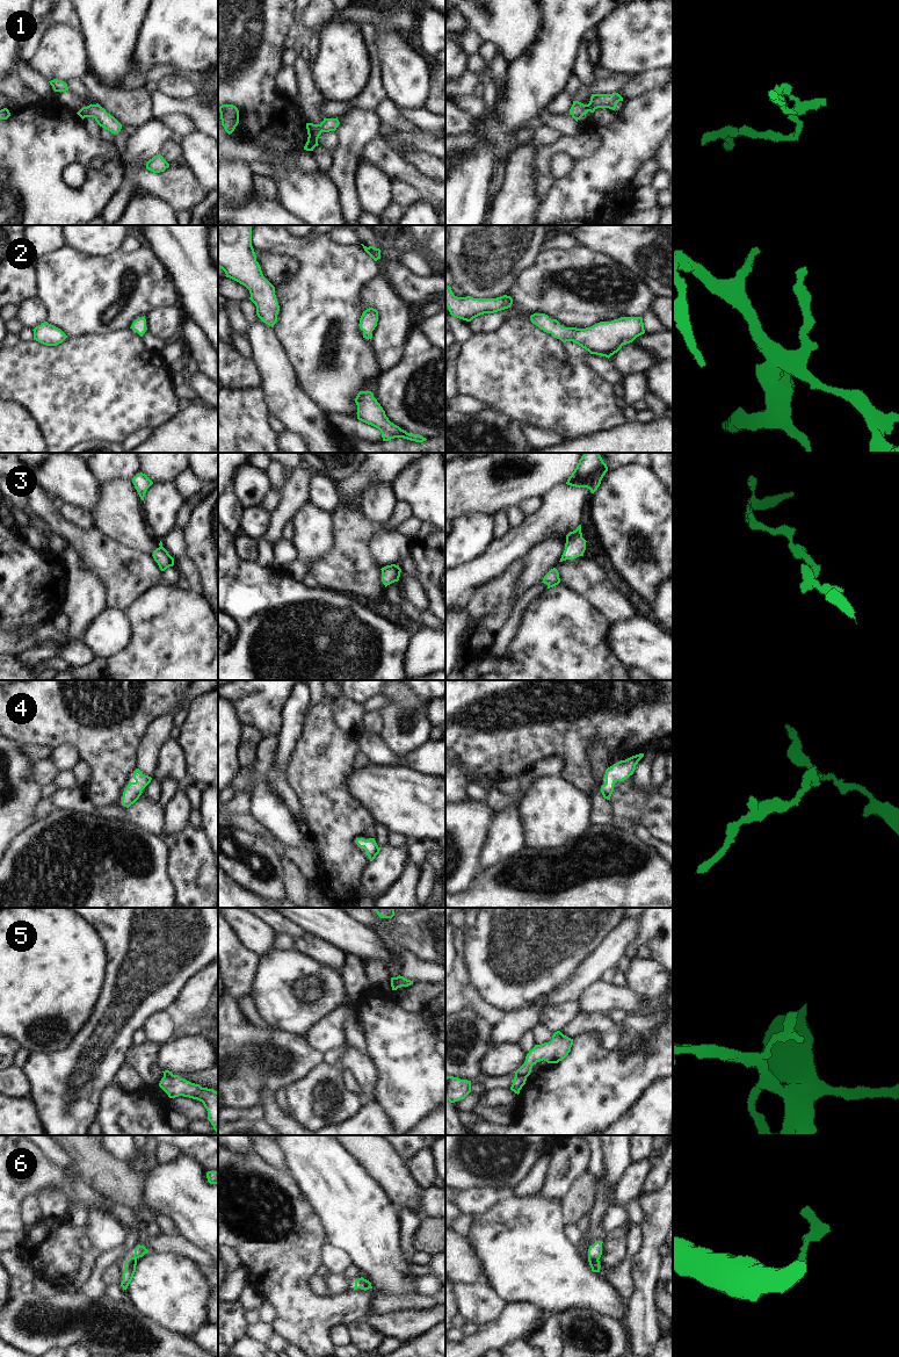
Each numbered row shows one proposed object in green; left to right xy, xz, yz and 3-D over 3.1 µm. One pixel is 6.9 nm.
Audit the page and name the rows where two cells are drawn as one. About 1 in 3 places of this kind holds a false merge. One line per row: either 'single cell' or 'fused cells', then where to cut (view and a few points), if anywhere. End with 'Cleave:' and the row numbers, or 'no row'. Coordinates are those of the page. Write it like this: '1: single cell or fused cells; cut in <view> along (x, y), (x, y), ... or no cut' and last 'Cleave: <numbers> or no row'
1: single cell; no cut
2: single cell; no cut
3: single cell; no cut
4: single cell; no cut
5: fused cells; cut in yz along (515, 1075), (526, 1077)
6: single cell; no cut
Cleave: 5

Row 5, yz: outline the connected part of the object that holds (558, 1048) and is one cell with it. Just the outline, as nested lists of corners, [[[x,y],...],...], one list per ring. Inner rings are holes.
[[[560,1031],[554,1032],[549,1042],[535,1045],[527,1054],[524,1063],[515,1071],[515,1076],[528,1077],[532,1066],[543,1060],[548,1063],[558,1063],[568,1055],[572,1045],[573,1039],[564,1035]]]

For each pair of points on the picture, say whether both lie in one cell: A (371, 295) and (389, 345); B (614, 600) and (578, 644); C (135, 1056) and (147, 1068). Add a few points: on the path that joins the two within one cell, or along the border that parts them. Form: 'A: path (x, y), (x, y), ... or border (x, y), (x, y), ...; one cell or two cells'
A: path (384, 308), (389, 312), (389, 332); one cell
B: border (580, 598), (584, 598), (608, 623); two cells
C: path (138, 1059), (144, 1065); one cell

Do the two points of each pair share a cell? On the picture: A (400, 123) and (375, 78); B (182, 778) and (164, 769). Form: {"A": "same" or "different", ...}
{"A": "different", "B": "same"}

